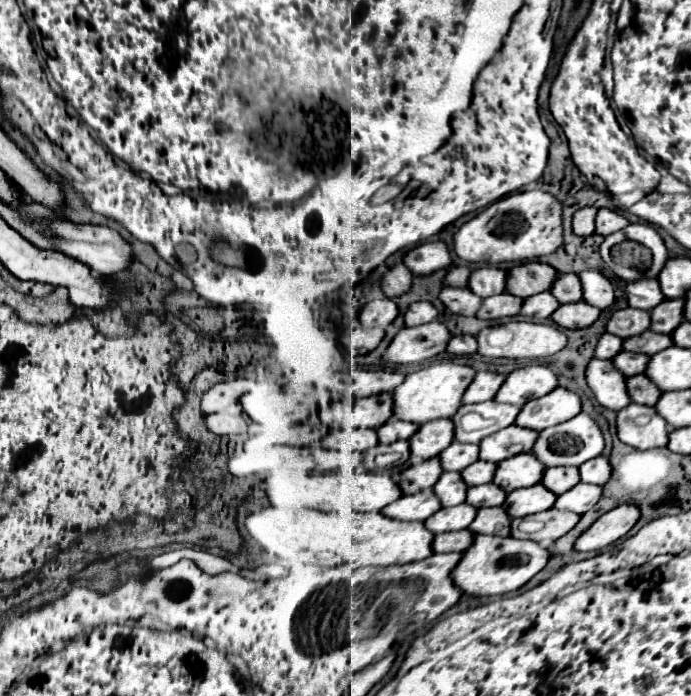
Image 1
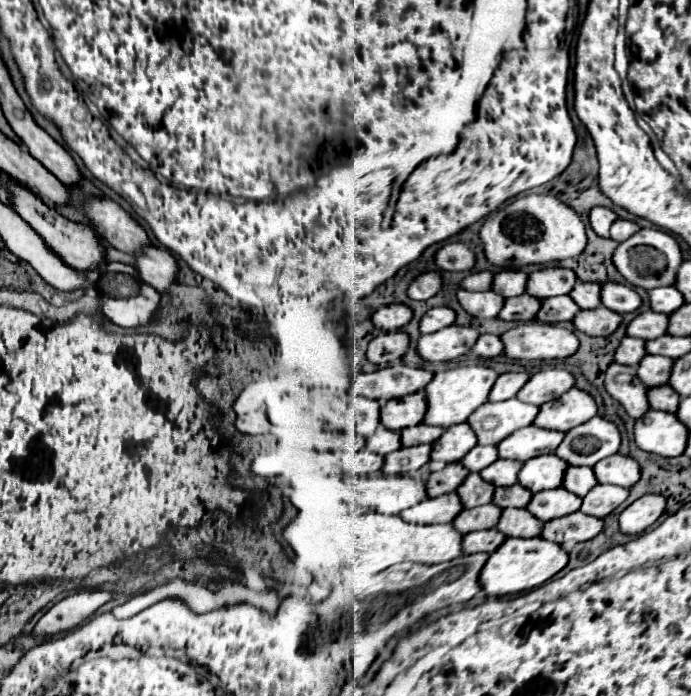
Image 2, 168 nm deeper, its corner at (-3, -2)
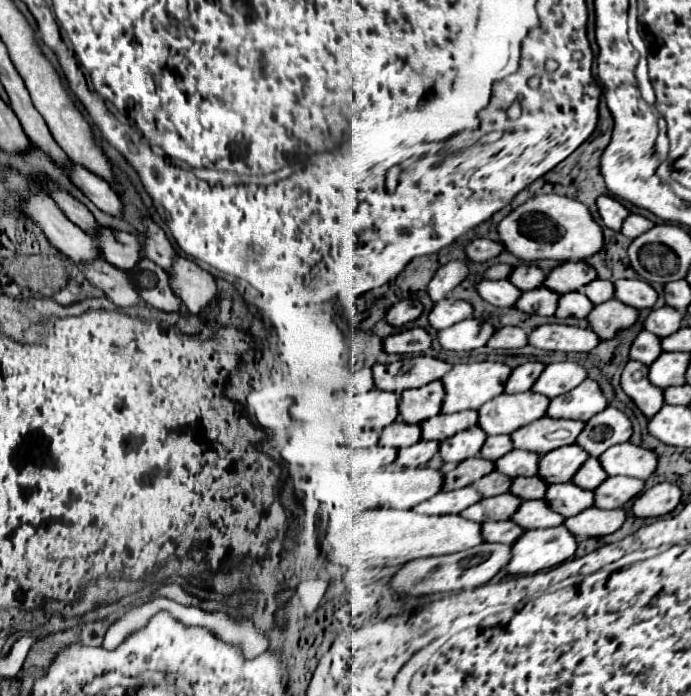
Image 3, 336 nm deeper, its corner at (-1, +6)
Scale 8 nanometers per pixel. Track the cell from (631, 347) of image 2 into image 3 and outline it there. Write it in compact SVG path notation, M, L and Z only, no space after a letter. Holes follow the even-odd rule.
M642 330L630 346L630 360L638 360L638 362L650 366L660 356L660 352L662 352L660 338Z

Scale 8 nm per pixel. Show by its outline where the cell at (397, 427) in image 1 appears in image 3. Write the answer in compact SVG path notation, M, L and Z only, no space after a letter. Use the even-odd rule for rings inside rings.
M456 412L456 414L438 414L420 424L422 440L444 440L460 430L466 430L478 422L476 412Z

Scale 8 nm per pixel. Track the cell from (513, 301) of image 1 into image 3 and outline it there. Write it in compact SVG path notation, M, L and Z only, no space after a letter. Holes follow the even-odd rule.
M538 286L534 290L522 292L520 298L516 300L516 308L528 314L538 314L538 316L554 316L556 304L558 304L558 294L550 292L546 286Z

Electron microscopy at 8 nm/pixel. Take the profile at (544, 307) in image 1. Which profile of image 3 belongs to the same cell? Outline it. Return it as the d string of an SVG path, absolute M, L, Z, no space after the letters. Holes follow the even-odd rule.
M570 292L566 296L560 296L556 306L556 318L586 318L588 312L594 308L594 304L580 292Z

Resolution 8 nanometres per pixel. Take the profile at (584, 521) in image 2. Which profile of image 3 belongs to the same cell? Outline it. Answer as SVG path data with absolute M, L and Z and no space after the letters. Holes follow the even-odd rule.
M596 506L586 508L584 512L580 512L578 516L570 516L564 520L564 526L574 534L574 536L606 536L616 532L622 522L624 522L626 514L624 510L616 508L616 510L600 510Z

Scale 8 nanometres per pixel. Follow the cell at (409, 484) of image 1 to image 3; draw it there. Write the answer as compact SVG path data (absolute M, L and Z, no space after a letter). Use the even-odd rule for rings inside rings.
M468 458L464 462L460 462L452 472L448 472L444 476L444 486L442 490L456 490L456 488L464 488L470 486L474 480L490 474L494 470L494 462L484 460L484 458Z

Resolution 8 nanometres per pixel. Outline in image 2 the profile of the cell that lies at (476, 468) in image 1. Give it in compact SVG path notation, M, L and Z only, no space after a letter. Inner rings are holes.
M496 460L496 464L490 464L488 468L480 470L480 476L494 486L512 486L518 482L518 472L522 464L516 460Z

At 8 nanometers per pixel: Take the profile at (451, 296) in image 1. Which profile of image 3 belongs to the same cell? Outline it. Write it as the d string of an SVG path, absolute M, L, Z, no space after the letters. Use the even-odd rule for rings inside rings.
M482 280L478 286L476 286L478 294L482 300L486 300L488 304L492 306L498 306L498 308L508 308L512 306L518 296L522 294L514 284L510 284L508 280Z

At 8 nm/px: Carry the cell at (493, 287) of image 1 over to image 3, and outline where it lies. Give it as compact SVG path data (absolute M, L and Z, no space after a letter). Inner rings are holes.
M520 264L520 266L514 266L508 280L518 286L522 292L524 290L532 290L532 288L538 288L542 284L542 280L546 278L546 272L542 272L536 264Z

